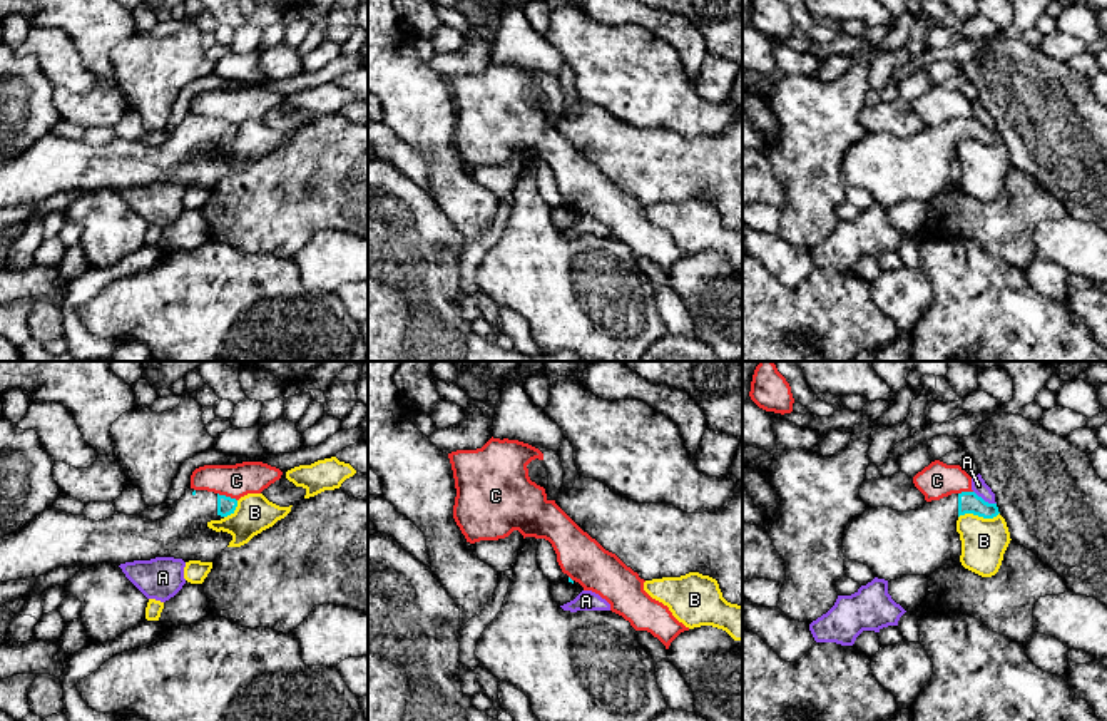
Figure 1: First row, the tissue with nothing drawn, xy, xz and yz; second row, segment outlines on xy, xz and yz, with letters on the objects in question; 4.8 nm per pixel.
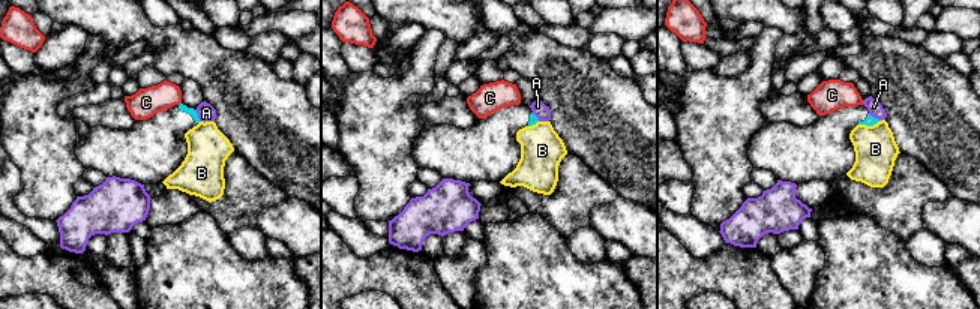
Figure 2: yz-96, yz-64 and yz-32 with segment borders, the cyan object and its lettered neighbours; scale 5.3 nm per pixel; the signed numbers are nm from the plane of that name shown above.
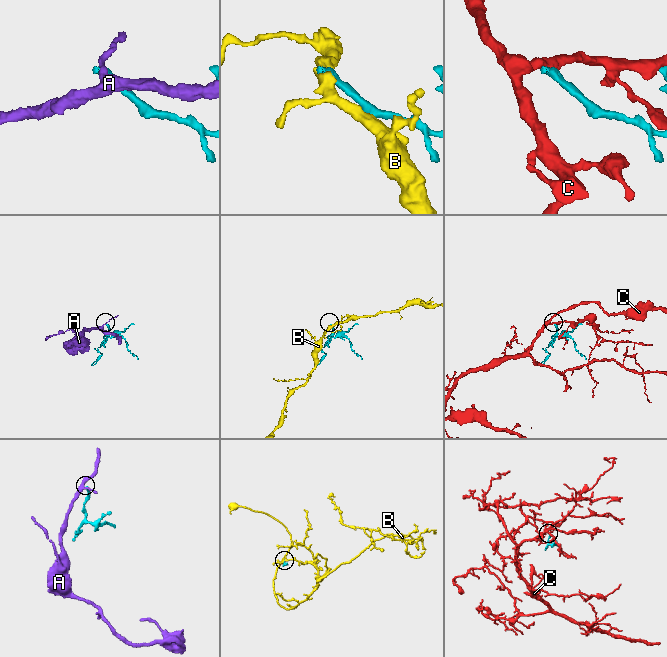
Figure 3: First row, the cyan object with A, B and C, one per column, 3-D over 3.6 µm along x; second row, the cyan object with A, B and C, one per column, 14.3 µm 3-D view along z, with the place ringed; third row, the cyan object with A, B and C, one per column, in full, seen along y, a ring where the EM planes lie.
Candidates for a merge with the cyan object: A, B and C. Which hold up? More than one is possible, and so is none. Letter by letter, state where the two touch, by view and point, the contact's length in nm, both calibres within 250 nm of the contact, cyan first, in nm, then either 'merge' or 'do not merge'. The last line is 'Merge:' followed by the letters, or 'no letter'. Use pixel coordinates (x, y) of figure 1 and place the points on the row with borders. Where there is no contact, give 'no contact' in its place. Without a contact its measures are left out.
A: contact yz (984, 501); length 130 nm; calibres 110 and 70 nm; do not merge
B: contact yz (979, 516); length 200 nm; calibres 110 and 220 nm; do not merge
C: contact xy (228, 497); length 100 nm; calibres 90 and 160 nm; do not merge
Merge: no letter

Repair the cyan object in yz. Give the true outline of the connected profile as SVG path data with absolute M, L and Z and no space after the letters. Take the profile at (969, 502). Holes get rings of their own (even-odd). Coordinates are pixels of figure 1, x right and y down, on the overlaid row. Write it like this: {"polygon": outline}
{"polygon": "M975 492L951 493L910 512L866 509L848 524L843 554L888 582L903 575L926 577L962 555L957 520L965 514L993 519L1000 512Z"}

